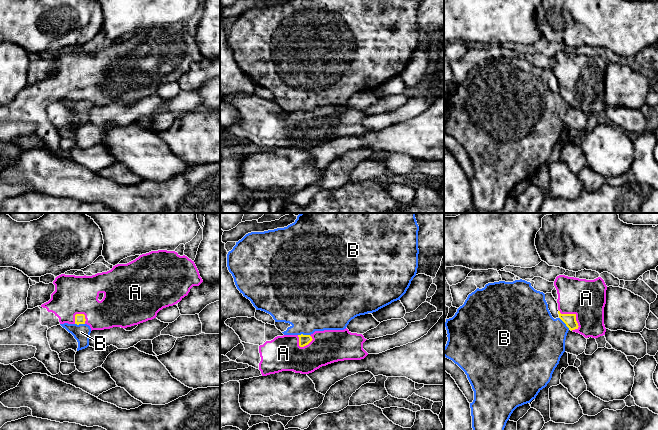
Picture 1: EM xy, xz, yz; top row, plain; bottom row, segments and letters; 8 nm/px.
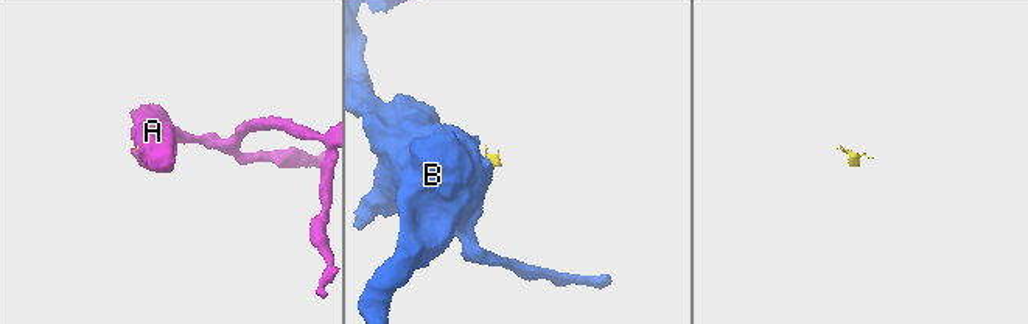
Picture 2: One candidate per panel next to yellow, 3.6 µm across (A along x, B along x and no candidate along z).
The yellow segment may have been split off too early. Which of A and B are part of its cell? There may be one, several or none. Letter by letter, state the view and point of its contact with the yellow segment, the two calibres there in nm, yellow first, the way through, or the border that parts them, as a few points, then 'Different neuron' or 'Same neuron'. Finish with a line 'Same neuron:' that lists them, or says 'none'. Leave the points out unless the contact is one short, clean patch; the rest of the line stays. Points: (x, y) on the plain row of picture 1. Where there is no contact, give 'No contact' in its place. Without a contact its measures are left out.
A: Touches yellow at yz (573, 90). Thickness 100 nm (yellow) against 300 nm. Path across: yz (569, 95), (573, 90), (586, 74). Same neuron
B: Touches yellow at yz (564, 98). Thickness 100 nm (yellow) against 420 nm. Boundary: yz (559, 93), (569, 105). Different neuron
Same neuron: A

